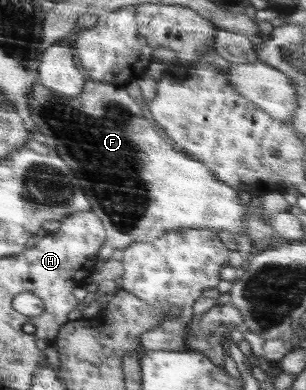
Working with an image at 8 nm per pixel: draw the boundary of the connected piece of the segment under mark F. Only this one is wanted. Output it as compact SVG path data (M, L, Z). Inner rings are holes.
M38 80L31 85L30 93L28 94L28 108L30 112L31 122L35 124L35 128L39 130L39 133L43 134L47 139L47 145L57 150L56 154L59 158L67 158L67 162L71 162L71 171L75 176L78 176L79 180L83 182L83 186L87 186L87 196L91 200L93 206L92 211L100 219L102 219L102 225L106 231L106 244L99 250L99 260L101 264L111 259L113 250L127 249L134 243L151 242L161 238L167 230L173 229L213 229L214 231L229 231L234 236L241 234L248 236L246 228L243 225L244 216L248 213L250 203L242 205L240 202L240 194L235 187L230 186L229 183L225 183L219 180L215 172L211 171L211 168L207 167L207 164L202 160L195 159L193 155L187 155L187 152L179 150L175 144L172 144L168 138L163 134L160 126L152 121L151 118L147 118L147 106L143 106L143 102L136 102L135 98L131 97L131 90L126 90L124 86L113 85L107 82L101 82L99 80L86 80L83 85L82 91L77 93L74 97L68 97L65 95L57 94L54 90L46 87Z

